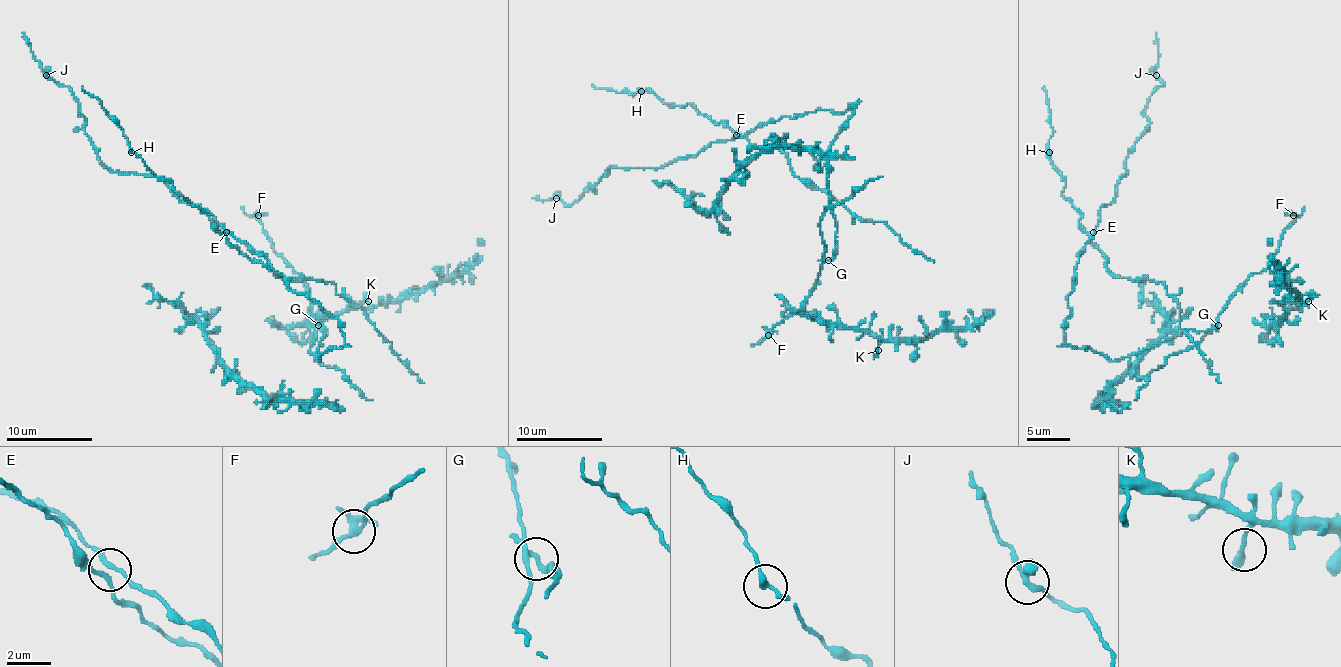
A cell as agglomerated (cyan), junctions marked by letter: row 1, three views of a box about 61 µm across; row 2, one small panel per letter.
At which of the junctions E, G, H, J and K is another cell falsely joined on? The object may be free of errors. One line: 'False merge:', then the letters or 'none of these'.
False merge: G

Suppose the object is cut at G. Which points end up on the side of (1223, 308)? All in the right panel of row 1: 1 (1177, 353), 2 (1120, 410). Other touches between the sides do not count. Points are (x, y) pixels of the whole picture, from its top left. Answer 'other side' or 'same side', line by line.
1: same side
2: other side

